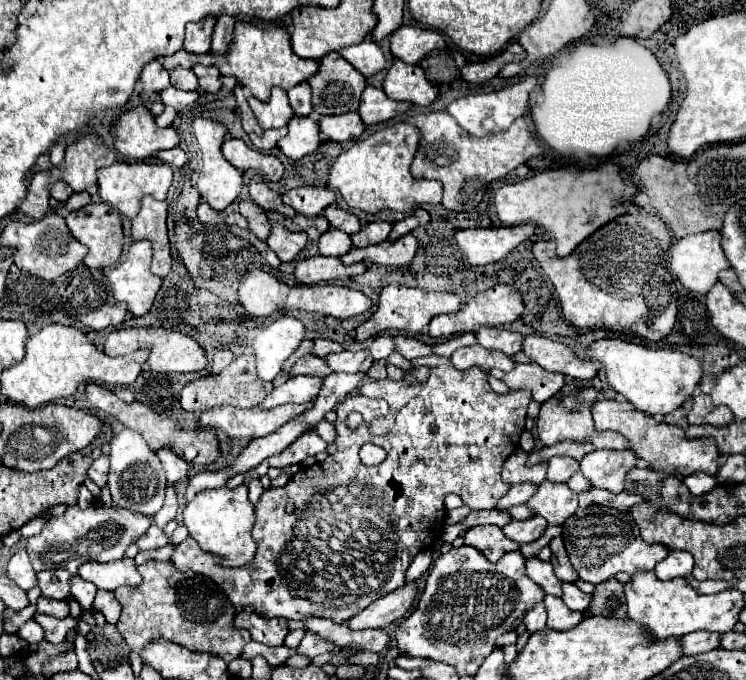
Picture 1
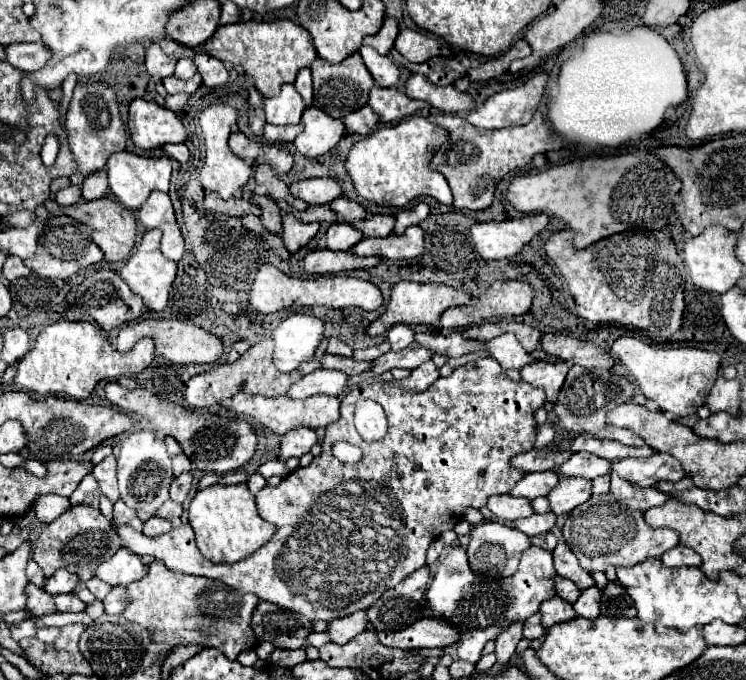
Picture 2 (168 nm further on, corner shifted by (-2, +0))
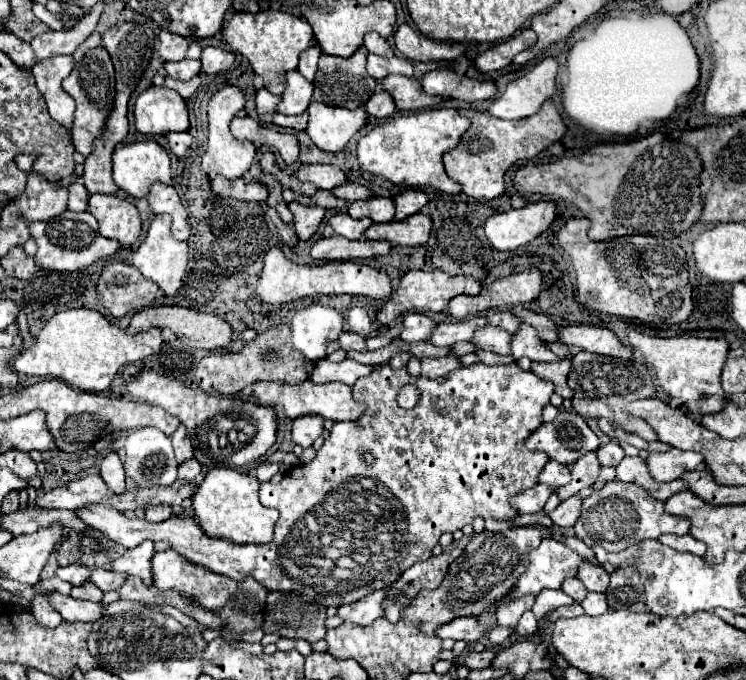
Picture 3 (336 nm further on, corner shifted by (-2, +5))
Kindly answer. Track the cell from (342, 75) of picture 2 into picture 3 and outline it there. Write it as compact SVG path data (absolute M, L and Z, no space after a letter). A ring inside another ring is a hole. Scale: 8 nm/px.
M360 46L350 58L322 54L318 62L318 72L314 78L314 100L328 106L348 108L348 110L364 106L376 90L376 80L366 72L366 56L368 56L368 50L364 46Z

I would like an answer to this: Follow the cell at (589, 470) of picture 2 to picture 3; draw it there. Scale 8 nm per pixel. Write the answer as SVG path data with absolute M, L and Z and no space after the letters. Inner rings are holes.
M608 442L608 444L604 444L604 446L600 446L598 450L596 450L596 454L598 454L598 460L600 460L600 466L616 466L622 458L624 458L624 450L620 448L620 444L618 442Z

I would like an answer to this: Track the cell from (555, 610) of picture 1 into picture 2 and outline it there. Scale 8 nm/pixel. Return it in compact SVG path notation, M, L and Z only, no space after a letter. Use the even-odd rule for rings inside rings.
M558 595L552 597L552 599L548 599L548 601L544 601L542 607L540 607L540 611L542 611L542 623L544 623L546 629L550 629L556 623L572 621L576 617L576 611L572 609L572 605L568 601L560 599Z

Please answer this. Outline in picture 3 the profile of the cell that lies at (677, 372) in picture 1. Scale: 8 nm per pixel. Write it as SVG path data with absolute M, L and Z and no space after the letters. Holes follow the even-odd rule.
M632 330L628 334L630 346L652 364L654 374L658 374L658 388L672 398L678 398L690 412L720 412L724 410L724 390L720 382L722 366L728 354L728 342L724 338L696 338L696 336L676 336L676 338L656 338Z

